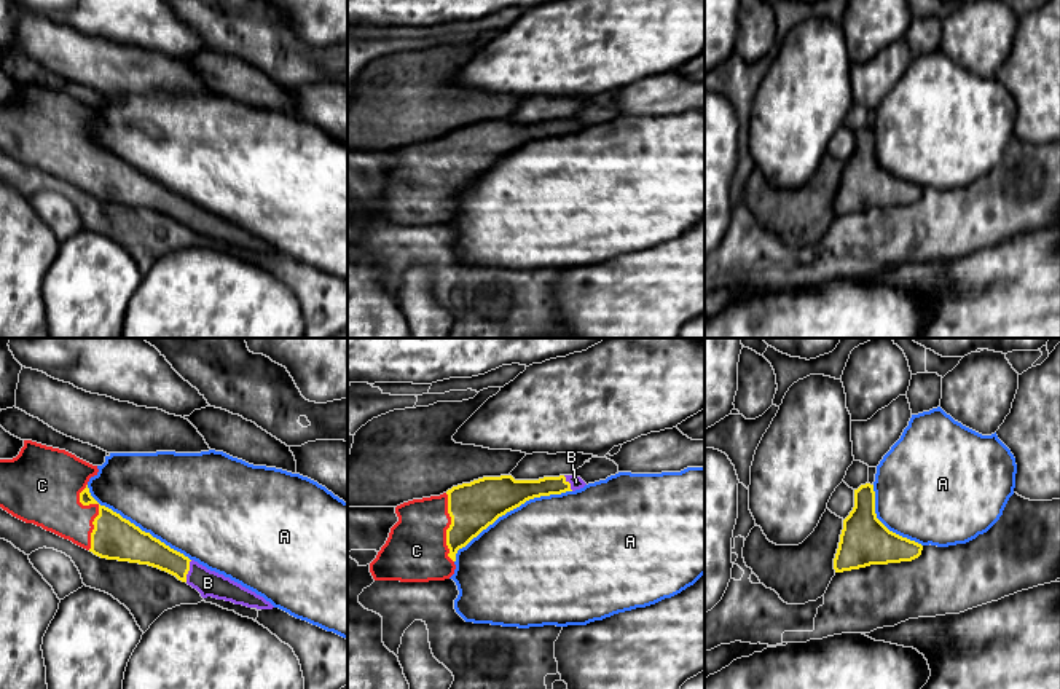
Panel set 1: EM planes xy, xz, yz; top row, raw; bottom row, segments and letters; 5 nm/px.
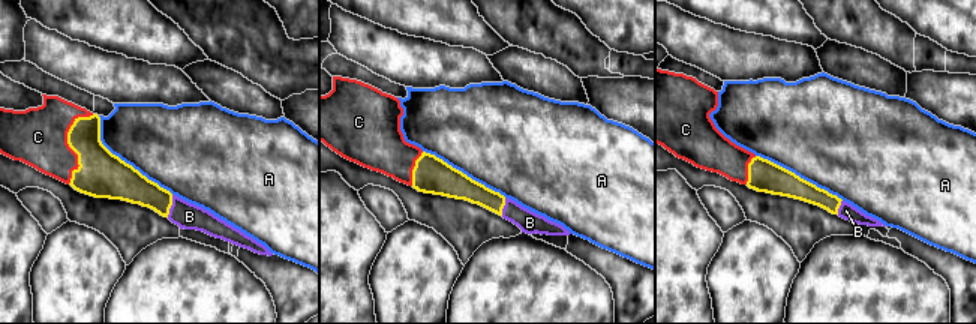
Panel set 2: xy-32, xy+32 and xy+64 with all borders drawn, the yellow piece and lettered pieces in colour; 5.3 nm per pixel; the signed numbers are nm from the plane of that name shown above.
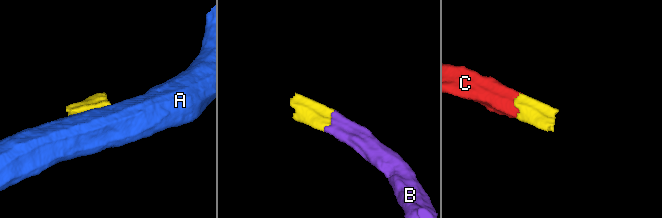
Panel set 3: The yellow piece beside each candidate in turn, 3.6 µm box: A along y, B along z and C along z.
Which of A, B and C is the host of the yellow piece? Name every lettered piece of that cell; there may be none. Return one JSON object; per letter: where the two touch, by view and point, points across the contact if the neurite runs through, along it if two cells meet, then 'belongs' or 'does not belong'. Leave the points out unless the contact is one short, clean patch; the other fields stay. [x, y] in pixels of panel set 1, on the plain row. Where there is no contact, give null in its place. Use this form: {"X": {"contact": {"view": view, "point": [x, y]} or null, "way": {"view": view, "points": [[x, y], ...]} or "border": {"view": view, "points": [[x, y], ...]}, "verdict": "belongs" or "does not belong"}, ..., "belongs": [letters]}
{"A": {"contact": {"view": "xz", "point": [509, 153]}, "verdict": "does not belong"}, "B": {"contact": {"view": "xy", "point": [188, 212]}, "verdict": "belongs"}, "C": {"contact": {"view": "xy", "point": [99, 153]}, "verdict": "belongs"}, "belongs": ["B", "C"]}

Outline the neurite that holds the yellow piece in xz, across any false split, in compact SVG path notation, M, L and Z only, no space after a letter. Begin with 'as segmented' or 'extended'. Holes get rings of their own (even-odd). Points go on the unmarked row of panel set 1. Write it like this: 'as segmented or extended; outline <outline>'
extended; outline M577 118L515 123L483 120L453 129L440 139L395 150L398 164L370 206L375 223L429 225L454 217L456 196L499 159L529 142L575 134L587 126Z

